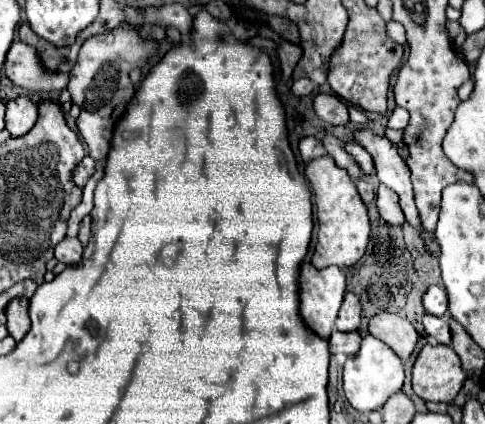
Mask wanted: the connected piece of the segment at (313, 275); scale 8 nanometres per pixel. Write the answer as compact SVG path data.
M311 263L301 267L301 317L319 337L329 339L345 295L345 275L339 267L315 269Z

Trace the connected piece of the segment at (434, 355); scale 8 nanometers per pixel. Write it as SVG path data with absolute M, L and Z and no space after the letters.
M425 345L413 365L413 391L425 401L451 403L467 379L449 345Z

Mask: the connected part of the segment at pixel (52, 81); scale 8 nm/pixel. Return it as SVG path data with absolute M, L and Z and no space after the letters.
M21 41L11 43L3 65L3 75L19 87L45 93L63 91L69 83L69 77L65 73L43 73L43 65L39 65L35 49L23 45Z

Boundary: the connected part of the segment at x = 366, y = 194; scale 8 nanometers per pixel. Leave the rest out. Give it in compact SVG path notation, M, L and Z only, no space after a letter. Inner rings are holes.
M375 175L373 177L365 177L363 181L357 181L357 191L359 191L359 195L361 195L361 199L365 203L371 203L375 199L377 185L379 185L379 181L375 179Z

